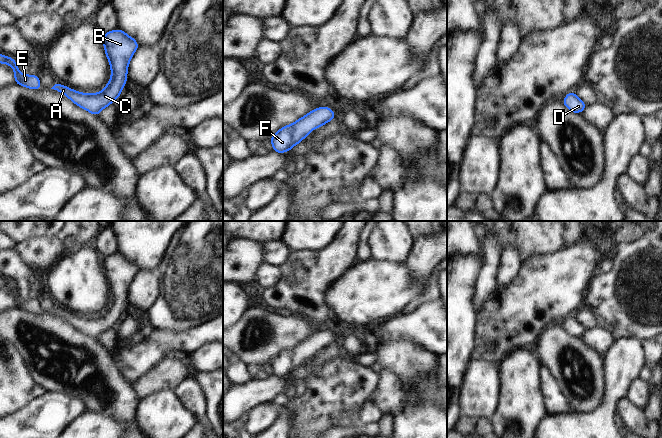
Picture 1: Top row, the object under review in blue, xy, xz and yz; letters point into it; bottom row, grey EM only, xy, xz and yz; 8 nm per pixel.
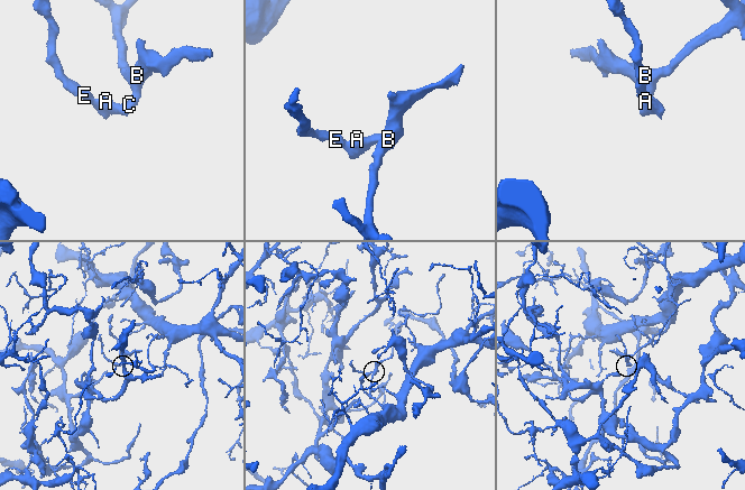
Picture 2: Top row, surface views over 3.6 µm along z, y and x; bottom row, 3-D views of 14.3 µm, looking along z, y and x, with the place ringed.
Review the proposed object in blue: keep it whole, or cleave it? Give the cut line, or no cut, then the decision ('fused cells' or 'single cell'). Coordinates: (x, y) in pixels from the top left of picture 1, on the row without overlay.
no cut; single cell

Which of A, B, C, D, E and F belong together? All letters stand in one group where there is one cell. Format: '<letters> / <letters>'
A B C D E F

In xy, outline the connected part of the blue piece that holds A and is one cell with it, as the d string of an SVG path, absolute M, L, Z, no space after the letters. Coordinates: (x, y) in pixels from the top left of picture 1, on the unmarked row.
M120 253L103 258L105 278L112 294L110 305L100 317L87 319L70 313L62 308L55 308L51 313L66 319L76 329L93 339L99 339L103 332L121 319L127 306L127 292L134 276L139 271L137 265Z

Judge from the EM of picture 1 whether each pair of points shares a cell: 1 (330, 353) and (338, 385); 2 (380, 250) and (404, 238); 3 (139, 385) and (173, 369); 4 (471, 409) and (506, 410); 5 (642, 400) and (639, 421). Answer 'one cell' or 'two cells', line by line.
1: two cells
2: one cell
3: one cell
4: two cells
5: two cells

